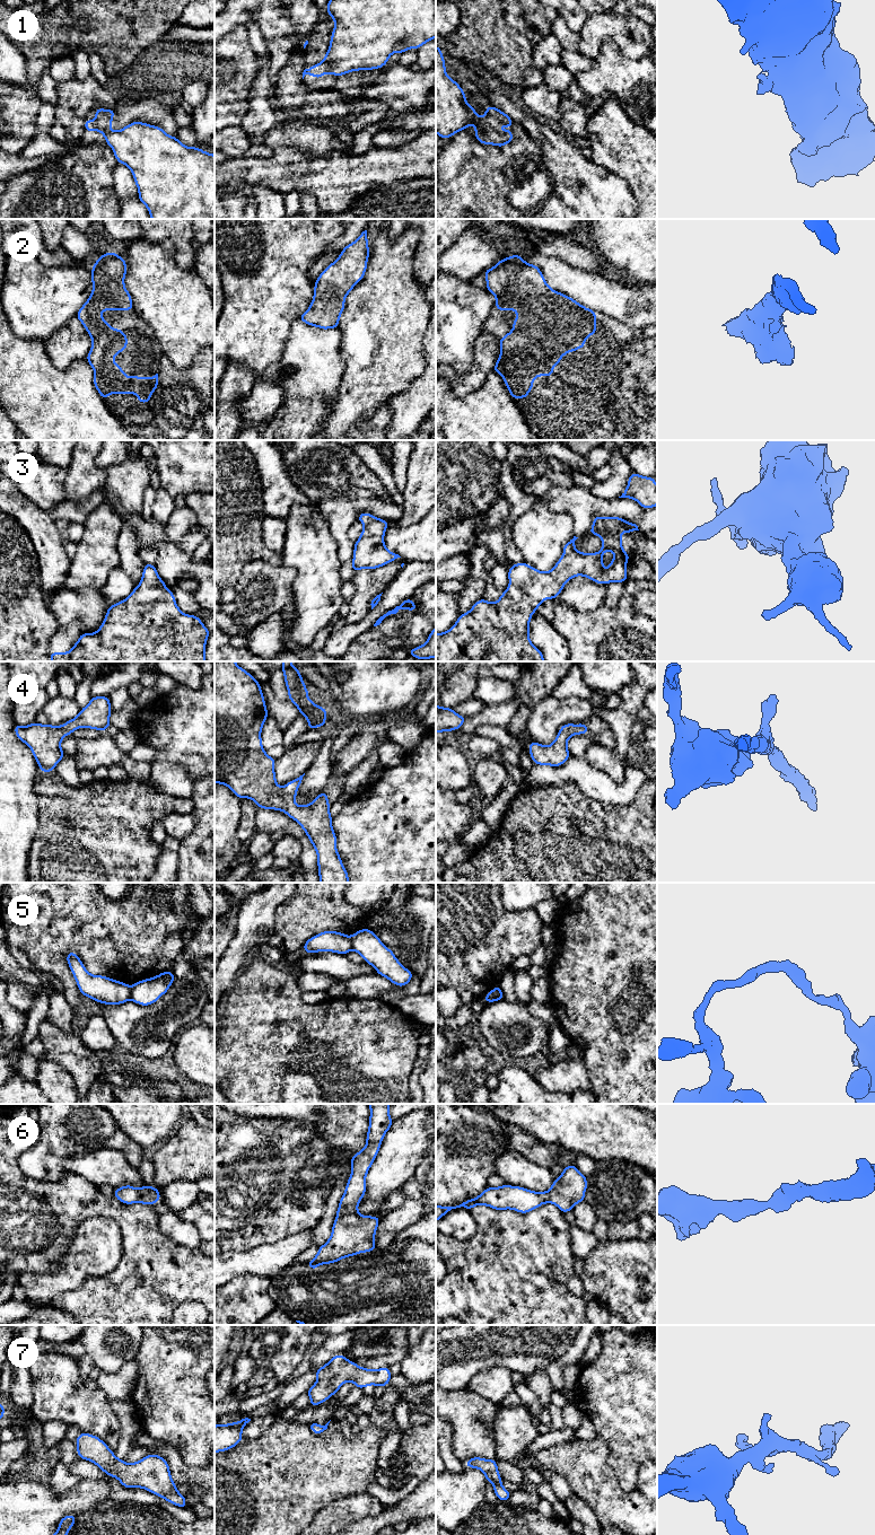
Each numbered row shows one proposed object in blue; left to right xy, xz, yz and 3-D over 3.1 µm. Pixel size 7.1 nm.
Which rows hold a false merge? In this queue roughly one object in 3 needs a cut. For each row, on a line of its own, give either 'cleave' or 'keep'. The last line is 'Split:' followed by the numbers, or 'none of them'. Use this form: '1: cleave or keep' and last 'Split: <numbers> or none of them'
1: cleave
2: keep
3: keep
4: keep
5: cleave
6: keep
7: keep
Split: 1, 5

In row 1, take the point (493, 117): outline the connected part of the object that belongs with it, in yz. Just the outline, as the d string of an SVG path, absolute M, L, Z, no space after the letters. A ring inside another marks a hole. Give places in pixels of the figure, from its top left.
M488 106L485 107L485 114L482 117L476 116L474 120L475 135L484 131L485 129L490 129L500 134L509 134L514 139L514 135L511 134L510 129L508 131L499 130L500 125L508 125L509 128L511 128L513 124L514 124L514 121L502 111L493 106Z

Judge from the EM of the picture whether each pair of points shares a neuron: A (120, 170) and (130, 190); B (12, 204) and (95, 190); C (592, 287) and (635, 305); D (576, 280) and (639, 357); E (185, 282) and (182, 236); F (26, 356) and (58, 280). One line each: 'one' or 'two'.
A: one
B: one
C: one
D: two
E: two
F: two

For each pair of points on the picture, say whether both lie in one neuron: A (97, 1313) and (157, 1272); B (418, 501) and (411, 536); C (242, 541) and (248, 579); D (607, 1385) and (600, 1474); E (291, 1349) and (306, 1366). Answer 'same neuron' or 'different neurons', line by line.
A: same neuron
B: different neurons
C: different neurons
D: different neurons
E: different neurons

